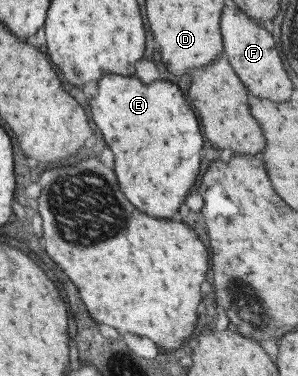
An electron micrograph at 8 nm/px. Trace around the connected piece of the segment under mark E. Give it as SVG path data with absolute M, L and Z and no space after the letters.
M107 73L98 85L98 95L92 98L90 106L92 121L102 131L106 145L114 153L114 173L118 177L118 185L126 199L144 211L150 217L174 217L174 213L182 207L186 195L190 193L196 177L200 173L200 151L202 151L202 133L200 123L184 99L178 85L168 81L154 81L144 84L138 76L118 77Z

